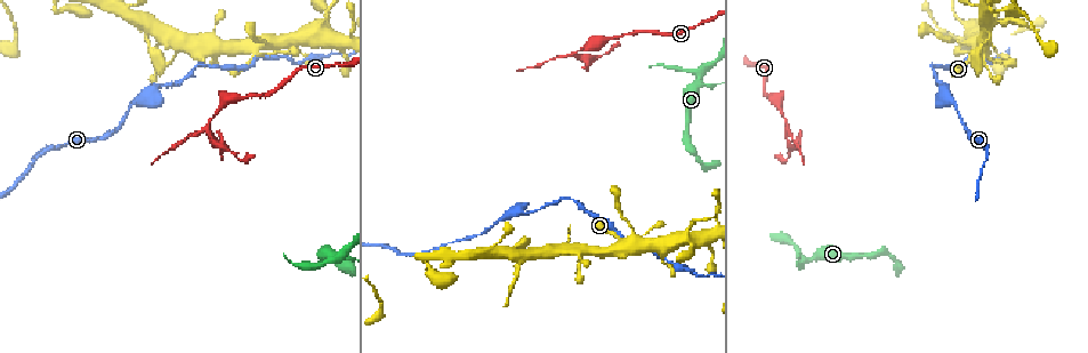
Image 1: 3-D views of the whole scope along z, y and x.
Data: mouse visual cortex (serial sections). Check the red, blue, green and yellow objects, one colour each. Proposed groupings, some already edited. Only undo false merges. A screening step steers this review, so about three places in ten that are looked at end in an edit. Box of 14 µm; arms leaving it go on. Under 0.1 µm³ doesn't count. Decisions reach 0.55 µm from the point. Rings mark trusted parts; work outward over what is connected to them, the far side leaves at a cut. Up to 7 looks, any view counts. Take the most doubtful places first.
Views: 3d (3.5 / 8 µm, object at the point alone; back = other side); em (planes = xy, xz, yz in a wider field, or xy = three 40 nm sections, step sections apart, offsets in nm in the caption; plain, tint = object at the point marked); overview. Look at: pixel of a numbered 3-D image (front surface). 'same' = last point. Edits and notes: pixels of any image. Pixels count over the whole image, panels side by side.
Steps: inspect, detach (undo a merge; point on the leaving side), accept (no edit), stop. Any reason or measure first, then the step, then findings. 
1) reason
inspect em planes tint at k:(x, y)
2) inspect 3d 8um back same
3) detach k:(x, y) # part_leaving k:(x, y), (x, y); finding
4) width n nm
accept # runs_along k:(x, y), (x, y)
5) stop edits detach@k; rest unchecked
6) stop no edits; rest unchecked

inspect 3d 3.5um at 1:(785, 125)

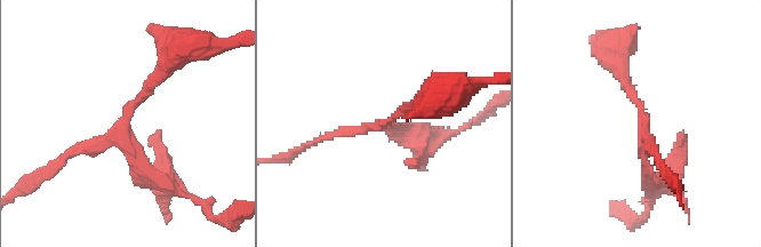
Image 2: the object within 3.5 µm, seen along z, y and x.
detach 2:(680, 138) # two cells meet here

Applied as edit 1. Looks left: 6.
redraw
inspect overview

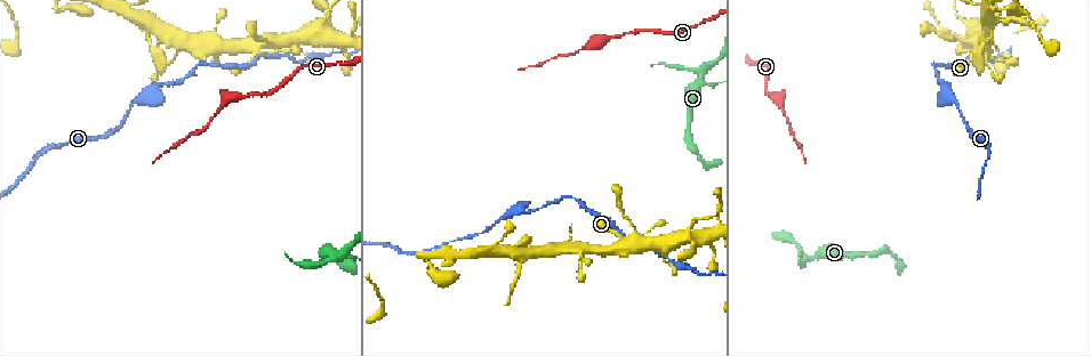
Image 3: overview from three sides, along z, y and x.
thin arm on a thick one
inspect 3d 3.5um at 3:(810, 260)

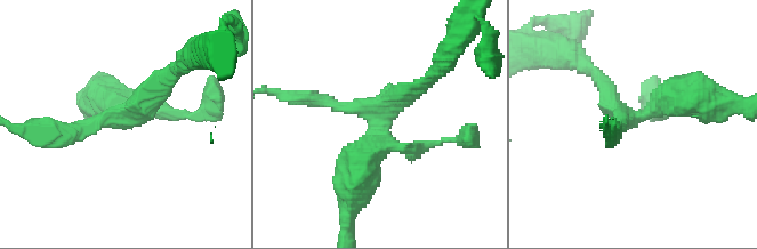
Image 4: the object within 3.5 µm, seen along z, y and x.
inspect em xy step 2 tint at 4:(129, 118)

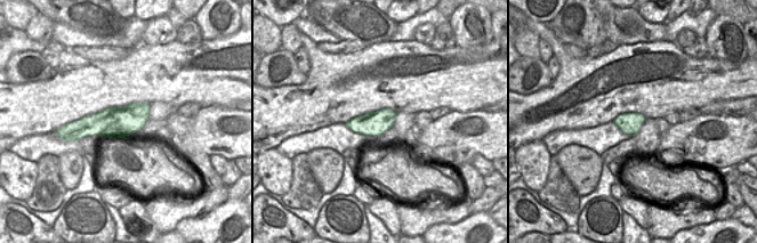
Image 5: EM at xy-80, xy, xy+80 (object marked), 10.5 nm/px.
accept # runs_along 4:(354, 189), (376, 118), (432, 74); one cell here

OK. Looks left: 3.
calibre changes
inspect 3d 3.5um at 3:(526, 212)

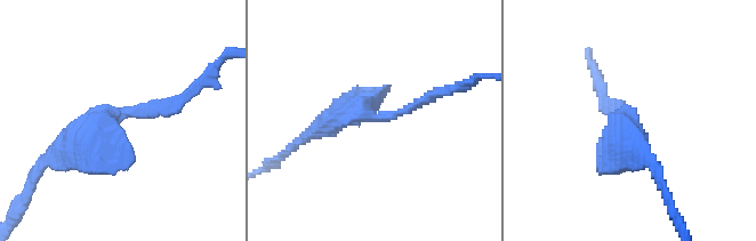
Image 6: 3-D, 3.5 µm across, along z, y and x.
arm_widths 150, 350 nm
inspect em xy step 1 tint at 6:(378, 118)

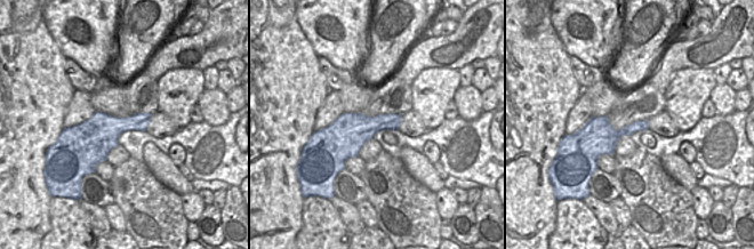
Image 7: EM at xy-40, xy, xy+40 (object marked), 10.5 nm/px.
accept # continuous, no second cell

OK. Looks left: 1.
stop edits detach@2; rest unchecked

